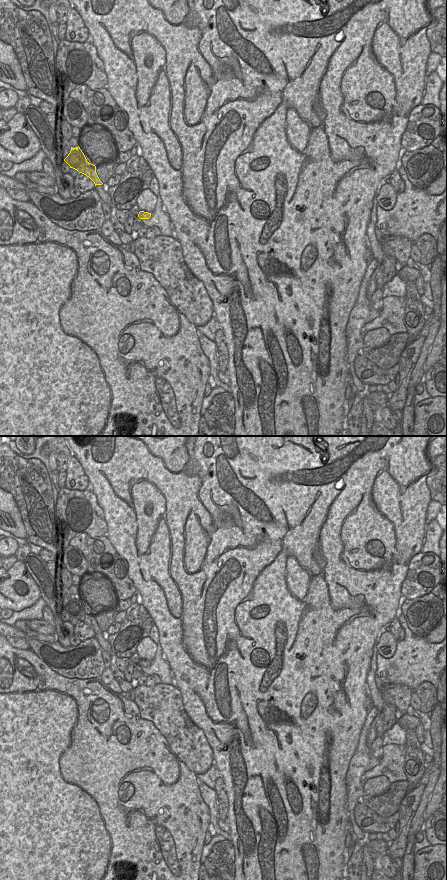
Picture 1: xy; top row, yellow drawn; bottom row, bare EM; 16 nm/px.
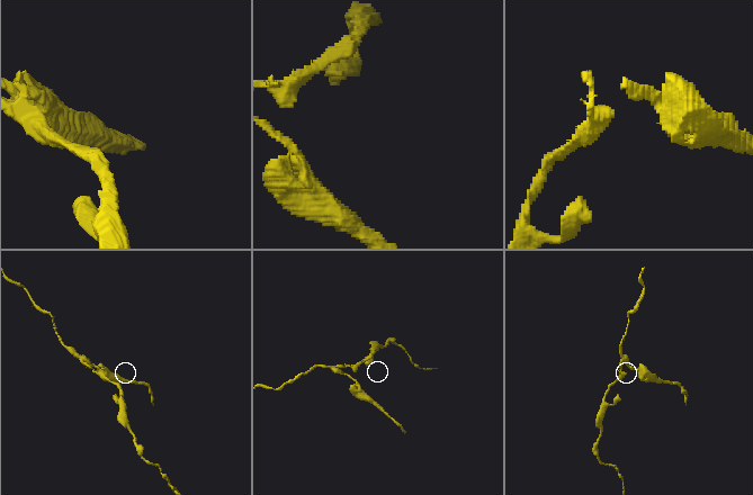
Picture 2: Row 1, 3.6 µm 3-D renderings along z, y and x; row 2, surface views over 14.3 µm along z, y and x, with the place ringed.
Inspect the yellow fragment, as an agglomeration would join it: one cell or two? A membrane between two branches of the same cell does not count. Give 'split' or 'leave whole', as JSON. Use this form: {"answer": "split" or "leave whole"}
{"answer": "split"}

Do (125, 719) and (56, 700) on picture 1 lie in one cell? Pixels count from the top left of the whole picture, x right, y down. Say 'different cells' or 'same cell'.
same cell

